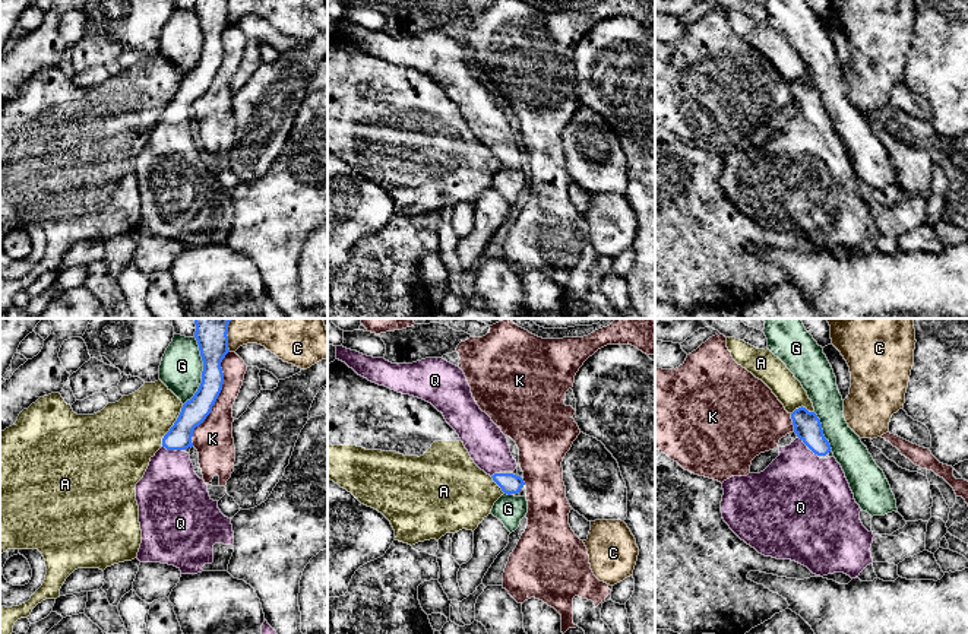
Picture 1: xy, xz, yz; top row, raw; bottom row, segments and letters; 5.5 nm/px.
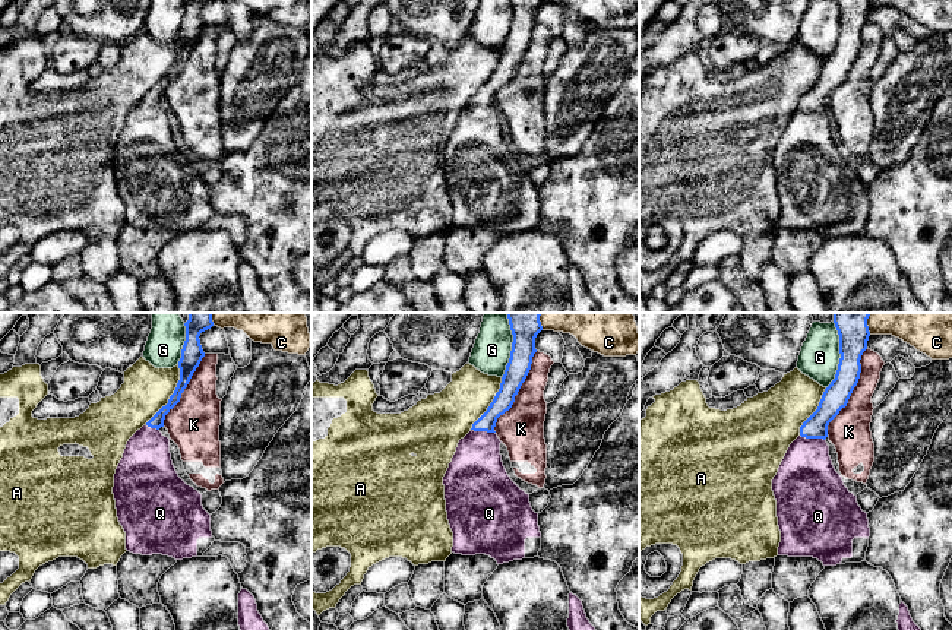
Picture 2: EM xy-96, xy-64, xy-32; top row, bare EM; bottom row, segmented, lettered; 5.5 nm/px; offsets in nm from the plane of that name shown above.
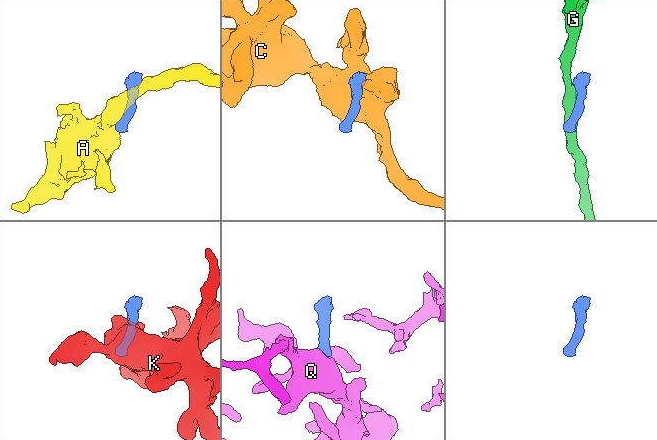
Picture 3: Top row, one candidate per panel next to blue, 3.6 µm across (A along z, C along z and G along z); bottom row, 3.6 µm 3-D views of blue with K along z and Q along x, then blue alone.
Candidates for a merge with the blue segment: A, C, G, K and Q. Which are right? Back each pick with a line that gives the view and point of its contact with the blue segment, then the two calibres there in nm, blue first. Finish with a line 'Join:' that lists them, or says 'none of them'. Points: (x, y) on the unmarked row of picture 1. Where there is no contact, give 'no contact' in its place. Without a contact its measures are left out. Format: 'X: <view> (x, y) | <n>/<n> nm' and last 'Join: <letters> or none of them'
Q: xy (168, 121) | 140/360 nm
Join: Q

